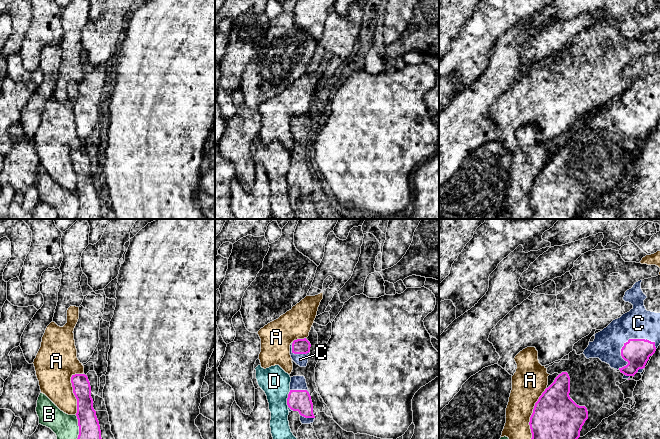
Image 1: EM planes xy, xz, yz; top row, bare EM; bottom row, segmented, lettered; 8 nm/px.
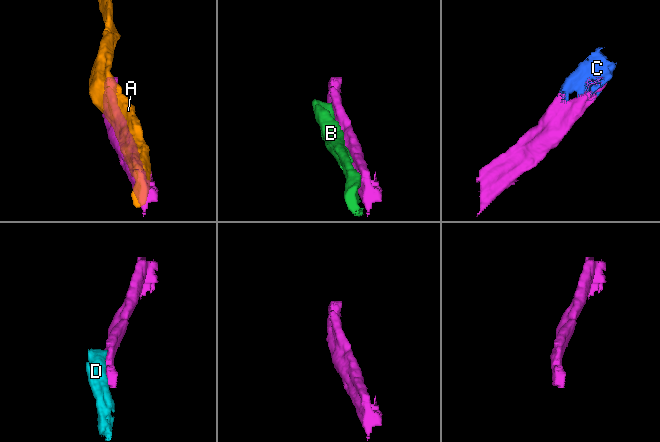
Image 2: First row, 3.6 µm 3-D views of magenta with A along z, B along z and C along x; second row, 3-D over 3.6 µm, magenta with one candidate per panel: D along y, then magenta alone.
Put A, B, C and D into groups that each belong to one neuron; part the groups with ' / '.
A / B D / C

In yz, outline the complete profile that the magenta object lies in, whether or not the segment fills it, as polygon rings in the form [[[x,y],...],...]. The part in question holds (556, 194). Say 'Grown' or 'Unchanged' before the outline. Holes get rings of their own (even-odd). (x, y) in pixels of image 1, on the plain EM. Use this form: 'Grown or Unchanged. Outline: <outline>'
Unchanged. Outline: [[[562,148],[535,179],[529,198],[532,209],[529,219],[575,219],[577,217],[582,202],[588,195],[588,187],[585,182],[577,181],[570,174],[569,169],[570,153],[567,148]]]

